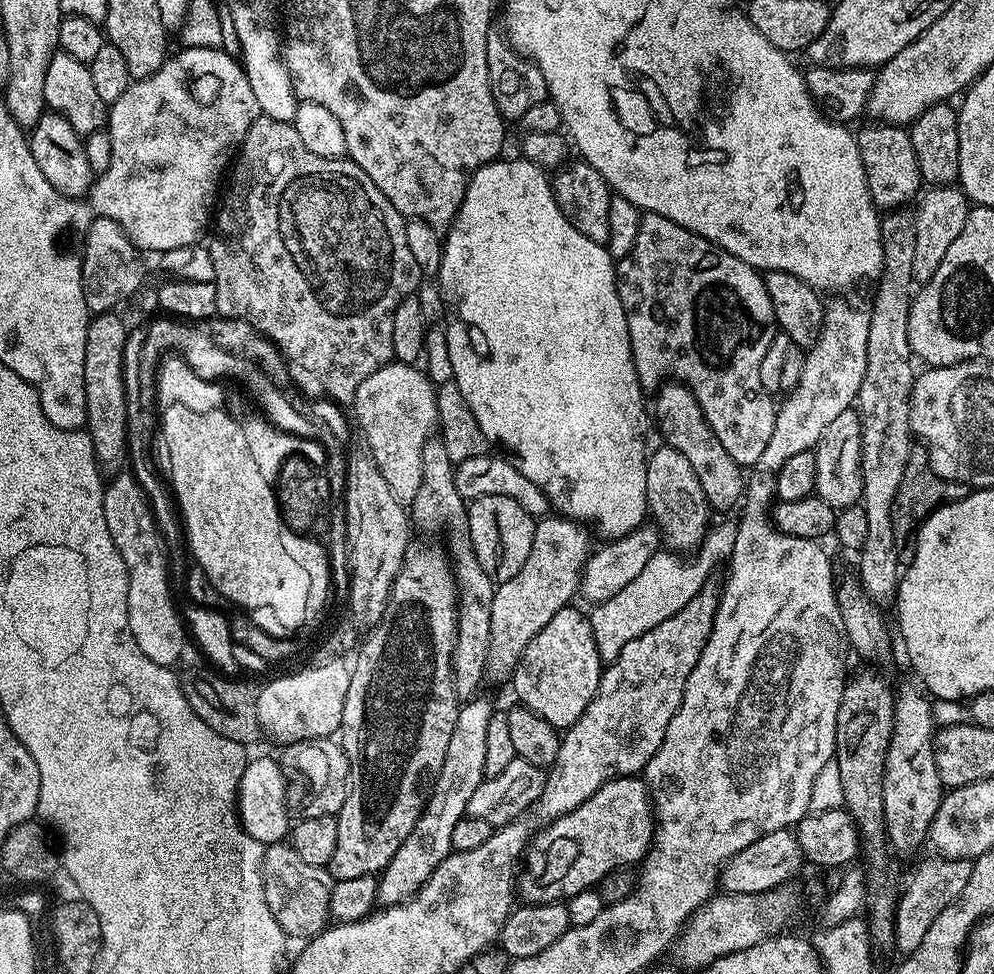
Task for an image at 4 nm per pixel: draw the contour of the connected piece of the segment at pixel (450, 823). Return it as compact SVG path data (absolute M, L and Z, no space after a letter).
M473 698L461 703L458 722L454 722L454 734L450 734L450 746L446 746L442 770L438 770L438 778L434 782L426 806L414 830L406 834L406 842L398 846L398 854L390 858L390 862L376 881L376 898L381 905L400 904L403 900L411 898L454 850L454 826L458 826L458 822L464 819L470 797L486 778L486 730L490 726L494 705L488 700L480 699Z

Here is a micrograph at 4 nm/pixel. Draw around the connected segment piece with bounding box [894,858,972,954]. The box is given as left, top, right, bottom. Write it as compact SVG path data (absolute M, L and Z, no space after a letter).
M932 858L928 860L908 880L904 892L899 893L896 902L896 921L894 922L894 948L900 954L907 954L918 950L918 942L926 938L926 930L934 923L934 918L946 910L962 894L966 882L970 882L972 860L946 860Z

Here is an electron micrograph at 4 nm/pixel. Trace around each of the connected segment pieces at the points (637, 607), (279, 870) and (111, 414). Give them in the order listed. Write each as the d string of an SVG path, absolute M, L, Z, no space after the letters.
M732 518L721 519L724 521L717 528L716 525L709 527L703 544L691 558L681 558L671 550L656 552L654 558L646 562L645 569L638 578L627 583L608 601L597 603L592 608L590 619L592 629L596 632L596 645L601 661L616 660L618 654L622 654L622 646L626 646L626 642L634 642L634 638L646 634L646 630L654 630L658 622L666 622L666 618L678 614L678 610L682 610L682 606L686 606L690 598L704 589L705 584L709 583L711 576L708 575L711 574L712 567L719 562L720 556L727 557L734 546L737 521L728 519Z
M281 842L265 847L260 869L264 875L266 906L270 906L270 914L278 918L278 926L282 926L289 938L311 938L324 931L330 920L328 907L334 883L327 868L302 862L302 858L298 858L298 854L292 849L291 843Z
M115 311L93 315L86 330L86 366L84 367L84 389L86 390L86 431L94 442L94 454L101 469L116 474L125 467L128 453L127 440L127 396L123 380L123 355L129 325L116 316Z

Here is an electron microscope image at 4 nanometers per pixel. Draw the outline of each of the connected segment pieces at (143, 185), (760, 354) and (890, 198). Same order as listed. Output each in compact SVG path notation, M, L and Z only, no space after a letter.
M182 48L164 60L163 65L153 76L144 80L129 83L127 90L110 106L106 131L110 136L111 155L109 169L95 177L94 183L86 197L87 203L92 203L96 216L109 216L122 226L122 230L134 242L141 253L159 254L166 250L174 250L177 246L190 246L201 239L204 227L209 227L210 217L215 211L223 174L227 173L235 154L239 151L241 142L249 132L250 126L261 115L260 106L250 87L241 63L233 56L226 54L222 48Z
M646 212L641 215L638 238L634 242L630 254L623 256L616 264L616 293L622 298L622 306L626 310L626 322L632 343L632 357L634 358L634 366L638 370L641 388L645 390L659 389L660 385L669 378L675 378L679 383L685 384L694 394L694 398L698 398L698 406L702 406L702 414L706 414L706 422L710 422L710 430L714 430L718 442L722 442L722 446L726 446L726 454L730 454L730 458L734 458L734 462L738 462L742 466L755 466L762 450L766 450L766 445L770 443L770 434L774 434L774 422L778 407L773 393L768 392L762 386L761 377L762 358L766 355L766 350L770 350L770 342L776 337L778 331L774 302L766 290L764 276L746 262L734 258L734 254L730 254L725 248L719 248L718 245L712 244L706 238L670 222L670 218L662 218L662 214Z
M872 122L869 125L869 128L855 133L862 166L866 170L866 182L870 186L872 201L876 203L877 209L895 210L908 202L904 200L915 201L922 188L918 158L912 145L912 133L907 127L898 124Z

